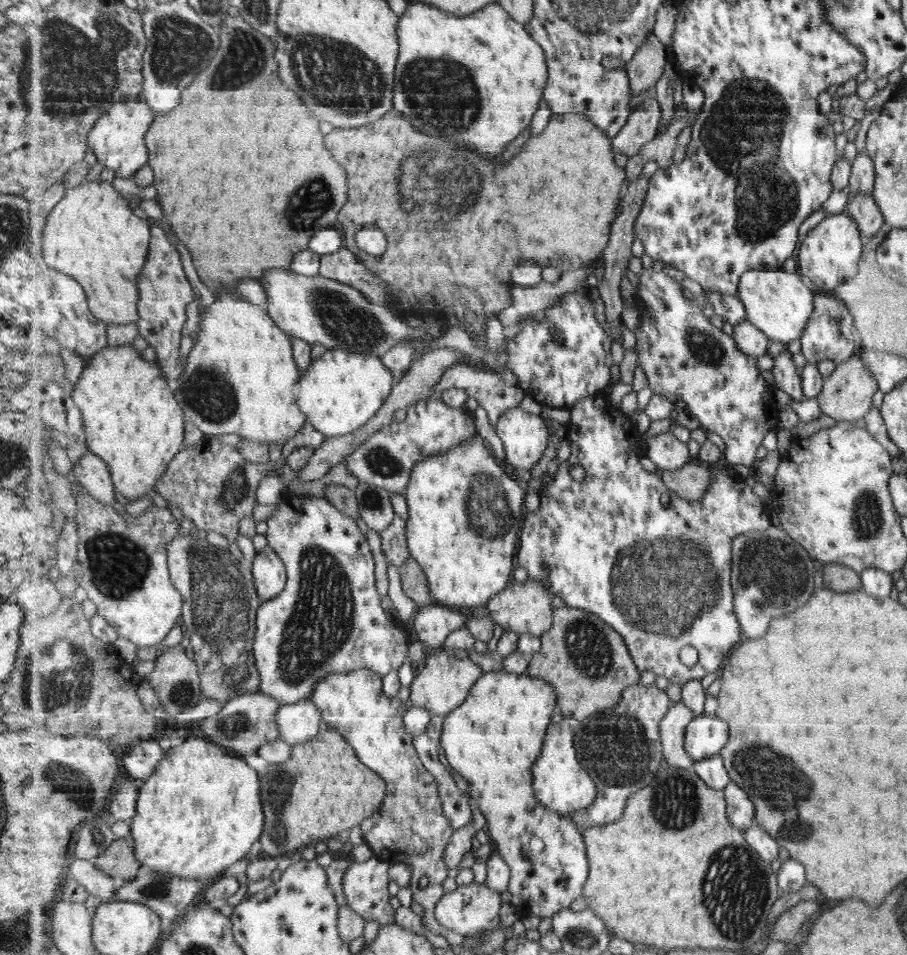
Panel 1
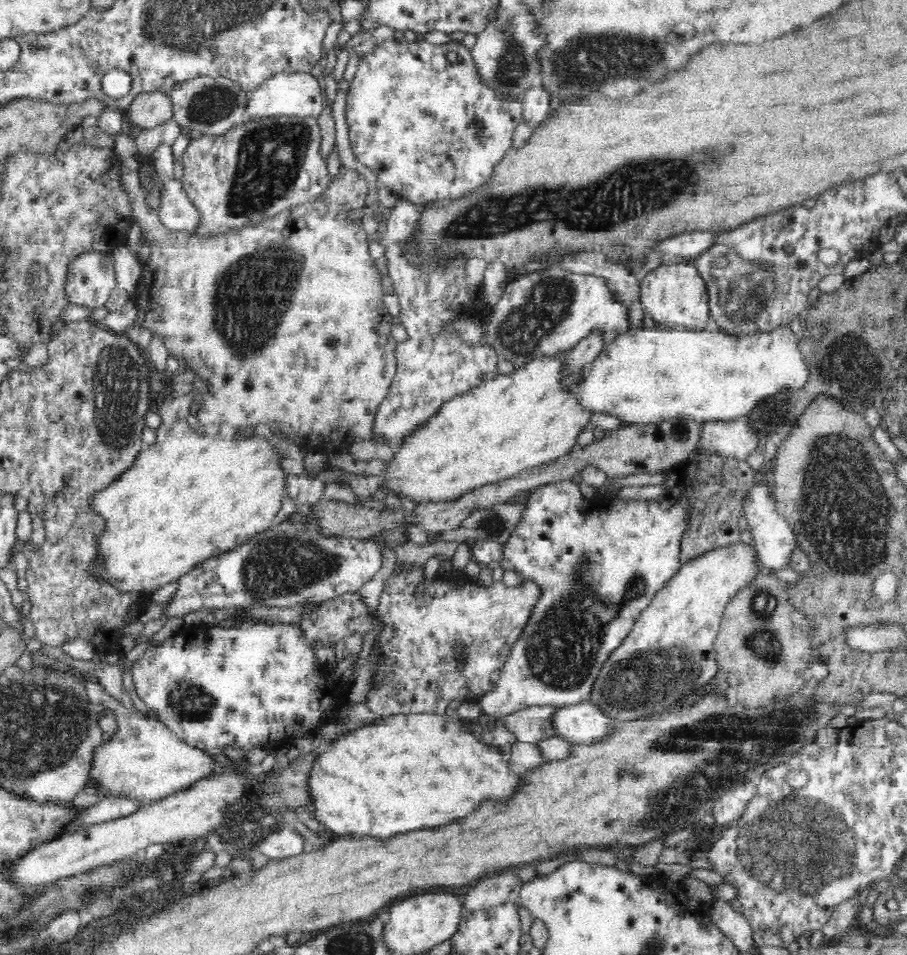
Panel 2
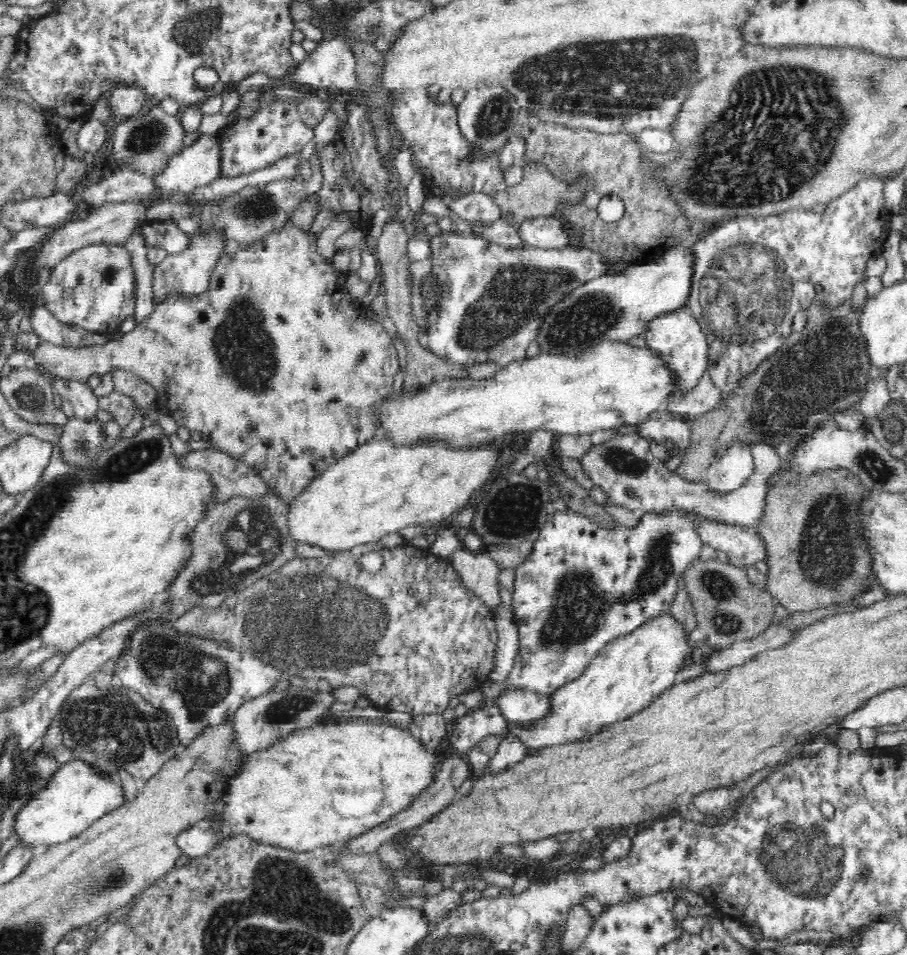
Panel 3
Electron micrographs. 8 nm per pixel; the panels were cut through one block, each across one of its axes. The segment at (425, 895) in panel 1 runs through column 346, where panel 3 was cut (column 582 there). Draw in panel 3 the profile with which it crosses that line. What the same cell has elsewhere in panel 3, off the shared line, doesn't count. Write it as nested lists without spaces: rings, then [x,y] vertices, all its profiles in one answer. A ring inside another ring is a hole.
[[[672,612],[652,615],[630,634],[613,639],[576,680],[564,684],[550,695],[552,708],[546,718],[537,721],[528,730],[508,722],[508,733],[514,733],[526,743],[529,755],[544,746],[590,738],[590,735],[600,732],[604,725],[640,712],[664,690],[672,688],[676,674],[692,656],[694,645],[700,642],[698,634],[688,631],[686,623],[674,617]]]

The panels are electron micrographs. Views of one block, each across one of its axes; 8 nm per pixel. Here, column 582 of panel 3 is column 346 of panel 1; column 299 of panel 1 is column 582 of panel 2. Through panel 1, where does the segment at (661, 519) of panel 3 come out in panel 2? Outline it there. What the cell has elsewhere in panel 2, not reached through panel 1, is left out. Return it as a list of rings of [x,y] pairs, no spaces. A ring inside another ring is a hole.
[[[566,479],[557,483],[548,483],[544,486],[535,488],[523,497],[524,510],[522,518],[516,522],[516,528],[508,536],[508,541],[503,545],[501,565],[504,570],[516,570],[524,579],[533,580],[536,584],[543,586],[543,595],[532,609],[528,624],[522,631],[520,638],[511,648],[507,661],[504,663],[500,680],[497,685],[479,698],[479,704],[482,713],[490,719],[501,719],[509,714],[535,706],[556,706],[562,707],[580,704],[582,701],[588,701],[592,687],[604,666],[604,663],[610,658],[610,655],[618,648],[624,639],[630,634],[639,614],[647,608],[654,594],[667,584],[668,580],[678,572],[682,565],[680,558],[680,544],[684,528],[686,528],[686,505],[681,503],[670,503],[666,498],[650,499],[645,501],[614,500],[611,495],[595,496],[594,508],[588,499],[586,499],[578,485],[572,479]]]

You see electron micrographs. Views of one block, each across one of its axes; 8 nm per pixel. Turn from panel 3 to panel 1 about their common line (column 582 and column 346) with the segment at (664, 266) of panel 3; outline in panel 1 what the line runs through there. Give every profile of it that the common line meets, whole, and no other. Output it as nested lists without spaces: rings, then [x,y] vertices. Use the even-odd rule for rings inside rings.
[[[279,268],[268,271],[260,281],[267,296],[265,307],[277,326],[290,337],[309,344],[320,343],[327,350],[382,356],[407,337],[419,340],[426,335],[419,327],[412,328],[401,322],[394,310],[369,302],[367,296],[353,286],[322,275],[311,278]]]

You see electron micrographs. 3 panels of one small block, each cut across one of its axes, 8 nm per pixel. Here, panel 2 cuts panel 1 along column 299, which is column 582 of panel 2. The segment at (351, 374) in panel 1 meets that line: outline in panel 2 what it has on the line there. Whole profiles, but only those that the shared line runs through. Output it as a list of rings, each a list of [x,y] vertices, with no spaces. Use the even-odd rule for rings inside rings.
[[[658,326],[651,330],[638,330],[637,332],[634,332],[634,334],[621,334],[618,335],[612,342],[606,343],[604,345],[604,348],[601,350],[601,353],[591,363],[584,367],[586,374],[583,376],[583,381],[581,382],[580,389],[578,390],[580,392],[580,397],[582,397],[580,398],[580,405],[582,405],[584,409],[592,411],[592,413],[605,413],[610,415],[611,417],[615,416],[622,422],[622,425],[640,422],[645,422],[646,424],[648,424],[648,422],[658,423],[674,419],[690,419],[699,423],[705,423],[710,421],[731,421],[734,419],[739,419],[740,417],[746,417],[754,410],[758,409],[758,406],[760,406],[760,404],[767,403],[768,400],[775,399],[777,396],[780,396],[780,394],[790,394],[790,392],[794,392],[793,390],[800,390],[804,388],[806,381],[809,379],[810,371],[808,365],[806,364],[806,361],[804,360],[804,355],[800,352],[799,349],[800,339],[800,336],[795,335],[788,326],[777,327],[772,331],[750,332],[750,334],[748,335],[730,335],[729,333],[726,333],[722,330],[719,332],[706,332],[706,330],[704,329],[702,331],[691,331],[683,329],[681,332],[678,332],[678,330],[670,330],[670,328],[663,329],[662,327]]]

